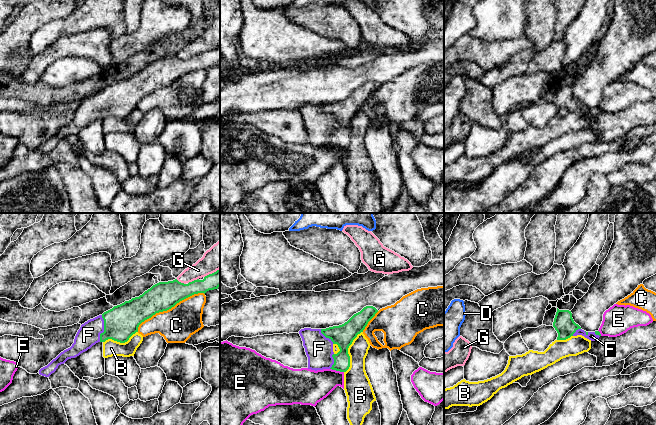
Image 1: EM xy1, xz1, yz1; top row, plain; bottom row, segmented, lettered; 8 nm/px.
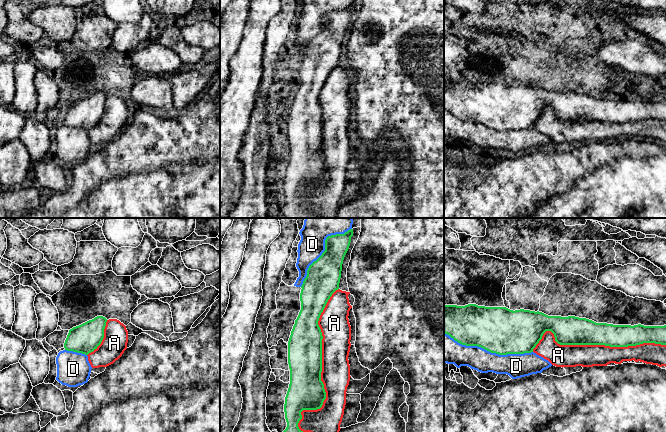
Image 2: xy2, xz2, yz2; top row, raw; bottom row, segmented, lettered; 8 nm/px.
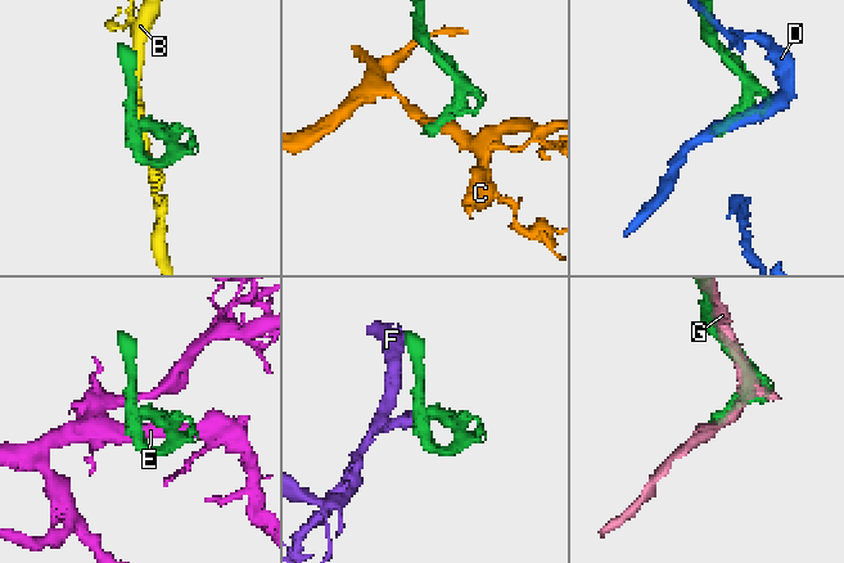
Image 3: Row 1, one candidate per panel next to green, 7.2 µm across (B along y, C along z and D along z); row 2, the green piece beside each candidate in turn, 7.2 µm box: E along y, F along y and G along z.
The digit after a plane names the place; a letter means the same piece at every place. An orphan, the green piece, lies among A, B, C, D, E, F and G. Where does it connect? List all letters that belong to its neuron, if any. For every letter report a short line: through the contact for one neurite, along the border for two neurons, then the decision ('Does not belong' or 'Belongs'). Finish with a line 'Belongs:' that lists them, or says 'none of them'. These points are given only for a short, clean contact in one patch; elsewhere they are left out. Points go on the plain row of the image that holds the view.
A: Does not belong
B: Does not belong
C: Does not belong
D: Does not belong
E: Line: xz1 (330, 144), (343, 148). Does not belong
F: Line: xy1 (122, 97), (104, 104), (94, 106), (88, 111). Belongs
G: Does not belong
Belongs: F

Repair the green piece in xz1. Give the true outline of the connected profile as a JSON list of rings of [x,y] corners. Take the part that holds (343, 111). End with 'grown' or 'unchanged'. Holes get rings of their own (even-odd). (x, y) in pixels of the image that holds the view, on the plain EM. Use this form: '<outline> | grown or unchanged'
[[[366,82],[342,101],[301,105],[299,110],[308,133],[308,145],[346,148],[350,143],[349,122],[377,88],[375,83]]] | grown

